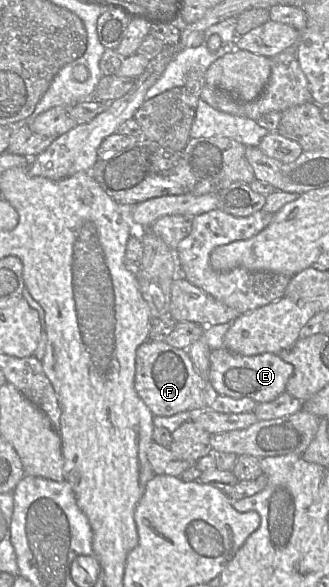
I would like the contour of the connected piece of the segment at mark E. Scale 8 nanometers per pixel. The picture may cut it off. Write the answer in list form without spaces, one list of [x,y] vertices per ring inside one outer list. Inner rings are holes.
[[[225,347],[211,350],[207,382],[218,395],[240,399],[248,397],[257,403],[273,401],[285,392],[288,379],[293,374],[293,366],[273,353],[243,356]]]

